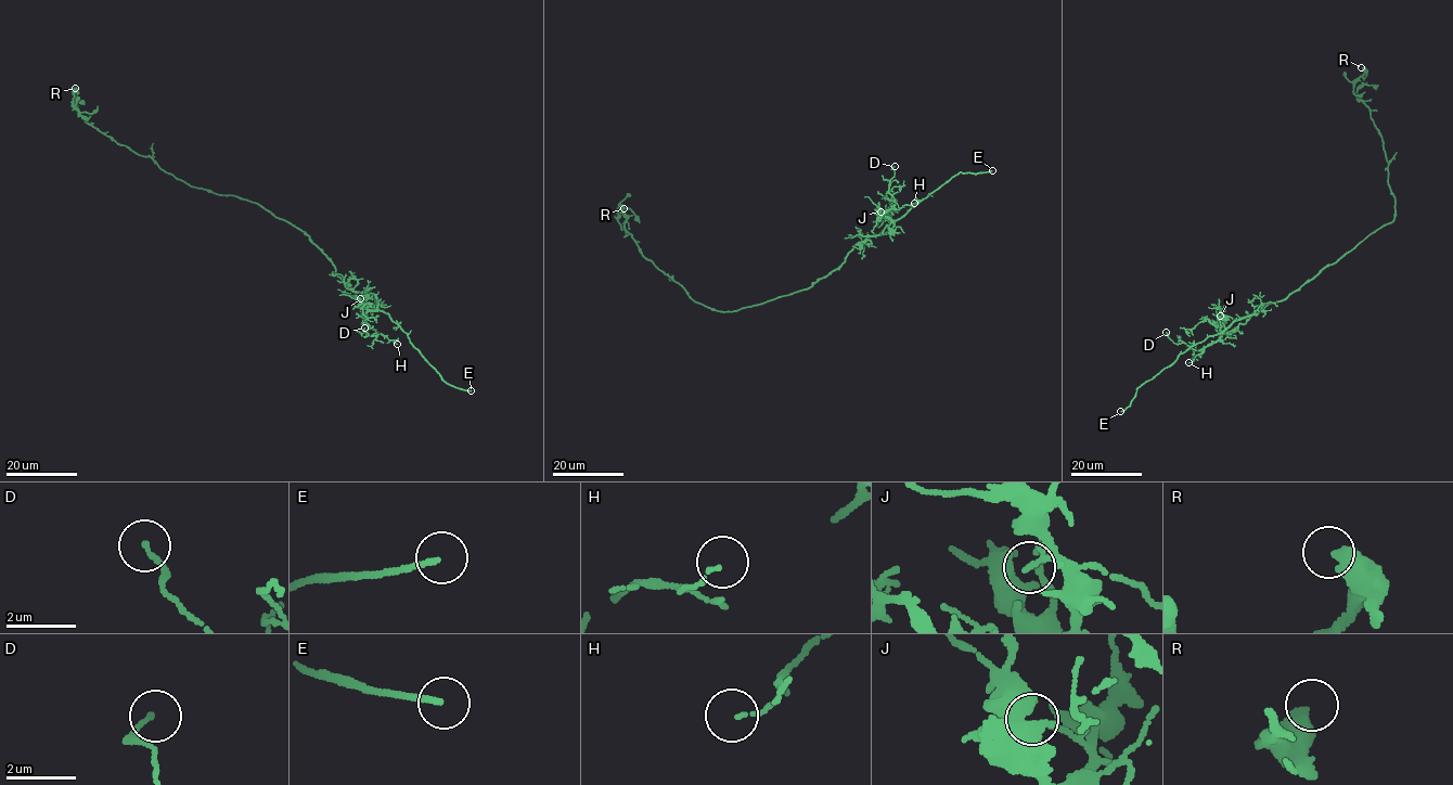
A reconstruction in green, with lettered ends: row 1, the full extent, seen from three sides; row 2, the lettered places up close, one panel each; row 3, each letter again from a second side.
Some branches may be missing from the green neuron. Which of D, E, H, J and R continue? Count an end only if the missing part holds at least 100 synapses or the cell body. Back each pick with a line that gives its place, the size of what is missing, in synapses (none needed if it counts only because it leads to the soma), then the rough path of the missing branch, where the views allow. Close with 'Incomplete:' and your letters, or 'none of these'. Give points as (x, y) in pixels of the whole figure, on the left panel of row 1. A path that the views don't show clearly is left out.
E: (471, 390) | (471, 390), (501, 406), (517, 407), (536, 402)
Incomplete: E

